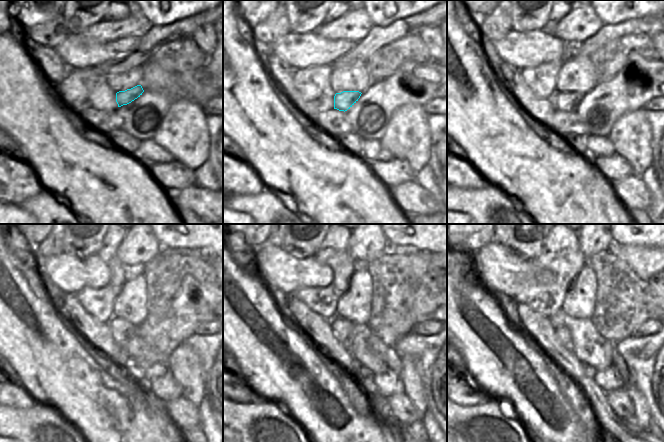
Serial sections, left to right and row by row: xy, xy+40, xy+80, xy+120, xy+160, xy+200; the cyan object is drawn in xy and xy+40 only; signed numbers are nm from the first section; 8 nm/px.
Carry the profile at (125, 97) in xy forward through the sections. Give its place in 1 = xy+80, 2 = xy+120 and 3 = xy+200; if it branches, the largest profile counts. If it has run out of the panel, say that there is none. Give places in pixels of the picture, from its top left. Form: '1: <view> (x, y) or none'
1: xy+80 (567, 102)
2: xy+120 (121, 332)
3: xy+200 (563, 335)

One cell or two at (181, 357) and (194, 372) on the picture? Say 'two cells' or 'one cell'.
one cell

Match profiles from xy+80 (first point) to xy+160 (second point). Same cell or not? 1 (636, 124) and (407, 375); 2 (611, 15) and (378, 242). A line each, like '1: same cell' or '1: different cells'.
1: same cell
2: different cells

